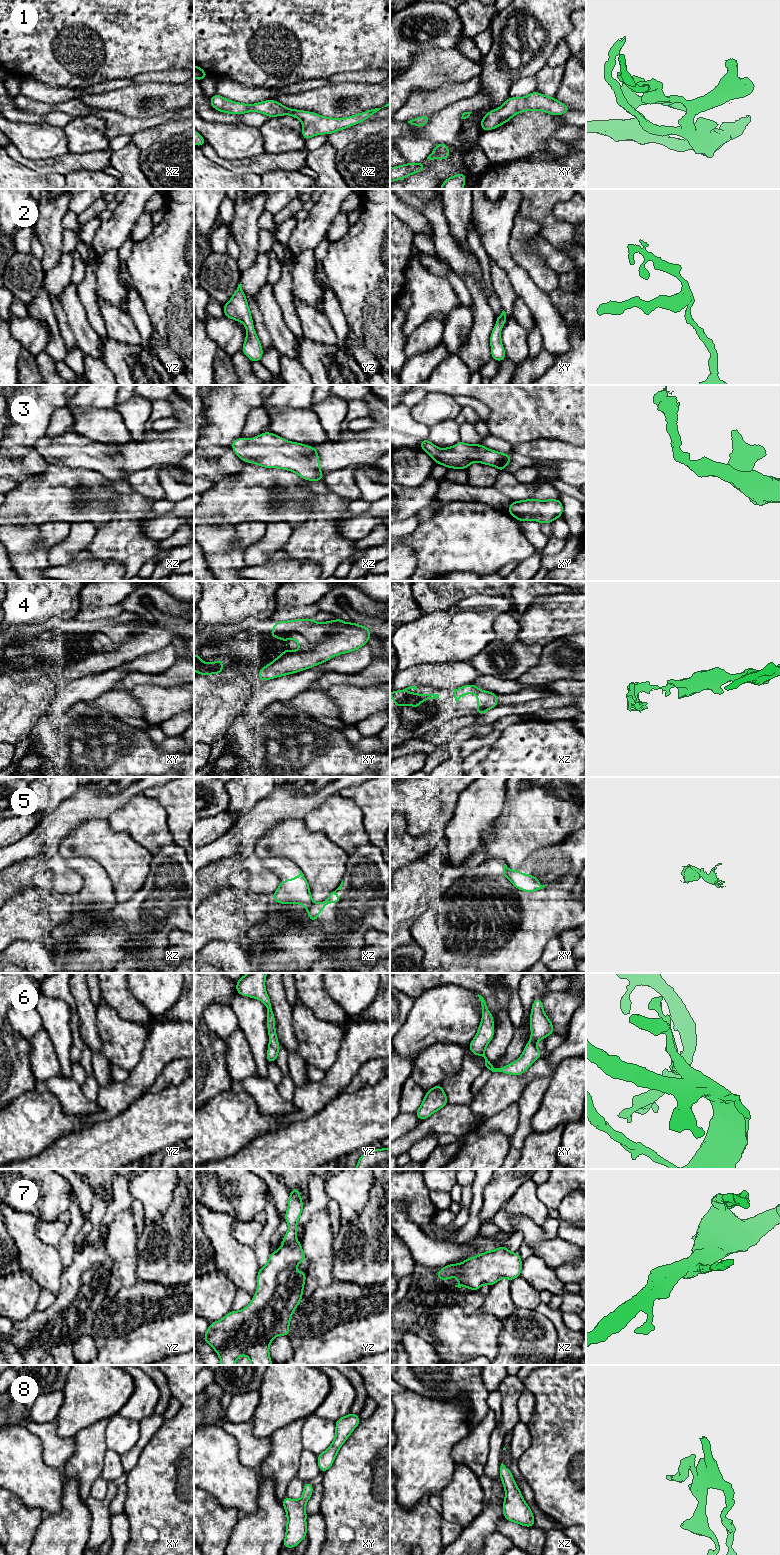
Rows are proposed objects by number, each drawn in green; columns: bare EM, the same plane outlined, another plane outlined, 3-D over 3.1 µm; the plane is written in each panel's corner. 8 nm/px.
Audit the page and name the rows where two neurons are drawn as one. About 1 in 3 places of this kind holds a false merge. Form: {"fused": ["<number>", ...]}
{"fused": ["5"]}

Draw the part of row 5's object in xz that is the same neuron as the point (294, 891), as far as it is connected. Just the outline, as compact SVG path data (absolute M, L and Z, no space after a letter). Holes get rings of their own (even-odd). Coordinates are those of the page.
M301 870L297 877L280 881L272 899L280 904L302 904L307 910L313 904L309 883Z

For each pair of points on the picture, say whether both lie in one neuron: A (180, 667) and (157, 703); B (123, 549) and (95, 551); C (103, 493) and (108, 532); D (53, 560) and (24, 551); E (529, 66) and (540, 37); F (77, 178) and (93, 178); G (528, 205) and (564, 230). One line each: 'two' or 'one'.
A: two
B: one
C: two
D: two
E: one
F: one
G: one

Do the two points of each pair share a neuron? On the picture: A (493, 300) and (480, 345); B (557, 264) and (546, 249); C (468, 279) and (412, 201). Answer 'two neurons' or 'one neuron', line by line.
A: two neurons
B: one neuron
C: two neurons

